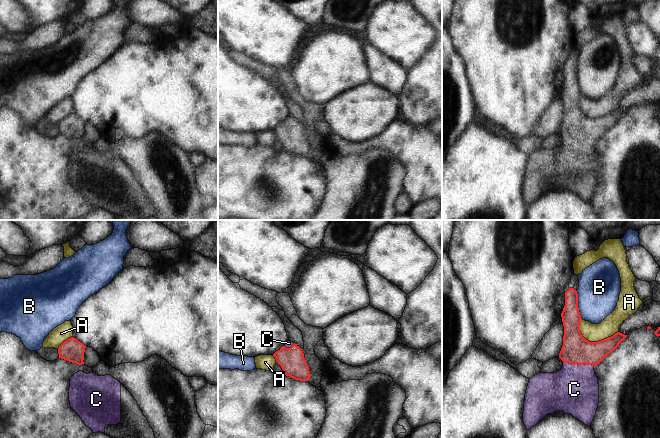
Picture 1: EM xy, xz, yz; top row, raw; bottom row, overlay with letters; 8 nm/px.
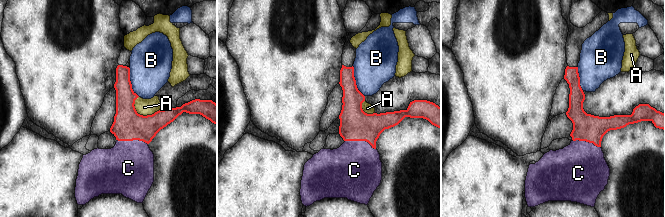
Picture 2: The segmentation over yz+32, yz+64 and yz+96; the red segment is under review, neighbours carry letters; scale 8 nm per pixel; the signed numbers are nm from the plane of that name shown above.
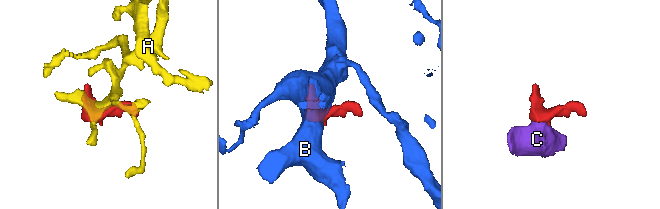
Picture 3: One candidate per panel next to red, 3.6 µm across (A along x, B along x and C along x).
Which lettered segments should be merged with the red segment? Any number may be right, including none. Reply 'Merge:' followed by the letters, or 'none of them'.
Merge: C

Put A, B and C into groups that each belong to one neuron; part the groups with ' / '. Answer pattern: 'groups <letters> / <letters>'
groups A / B / C

